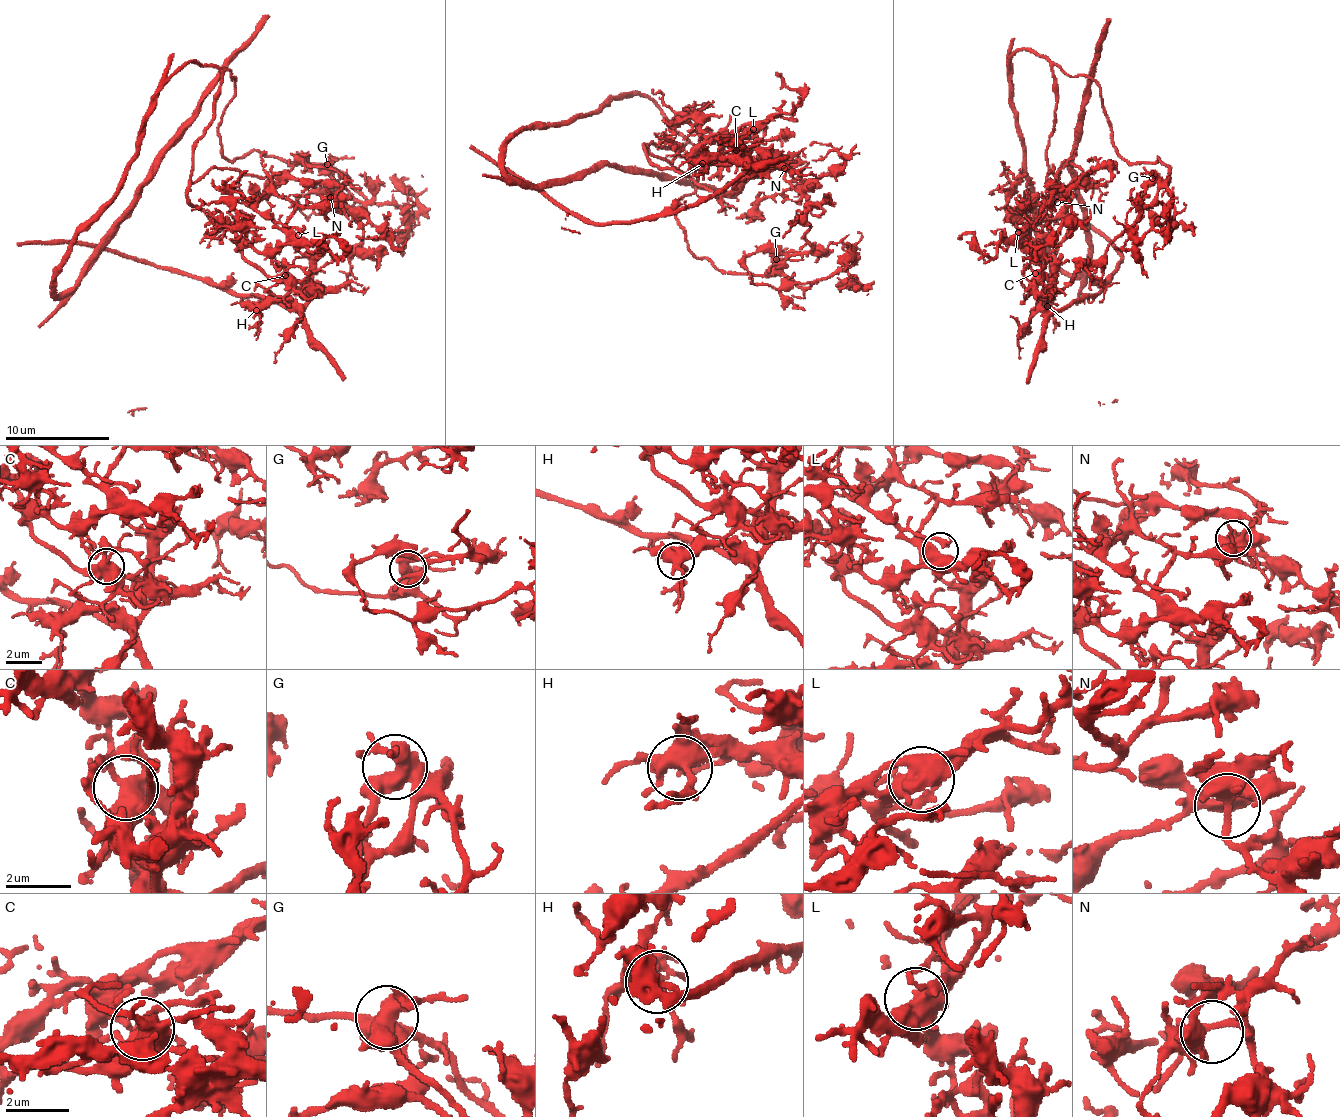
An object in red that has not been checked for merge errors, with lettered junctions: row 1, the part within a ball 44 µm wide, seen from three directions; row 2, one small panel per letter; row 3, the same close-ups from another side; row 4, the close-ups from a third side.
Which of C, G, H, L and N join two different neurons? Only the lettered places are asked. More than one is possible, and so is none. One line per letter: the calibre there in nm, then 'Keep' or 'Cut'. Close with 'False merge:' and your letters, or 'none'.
C: Thickness 480 nm. Cut
G: Thickness 480 nm. Keep
H: Thickness 480 nm. Keep
L: Thickness 500 nm. Keep
N: Thickness 400 nm. Keep
False merge: C

